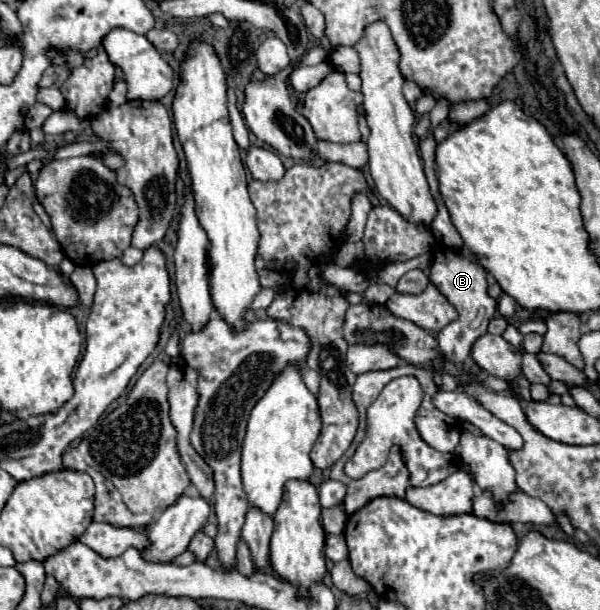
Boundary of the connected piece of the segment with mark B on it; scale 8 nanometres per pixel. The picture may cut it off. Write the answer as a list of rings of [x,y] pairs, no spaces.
[[[436,245],[434,247],[434,261],[430,267],[430,281],[448,297],[448,301],[456,307],[458,319],[446,325],[440,333],[437,334],[438,349],[450,363],[460,363],[466,360],[470,355],[472,343],[486,333],[488,321],[496,311],[496,299],[492,299],[486,291],[486,271],[470,261],[464,253],[464,249],[456,251],[446,245]]]

